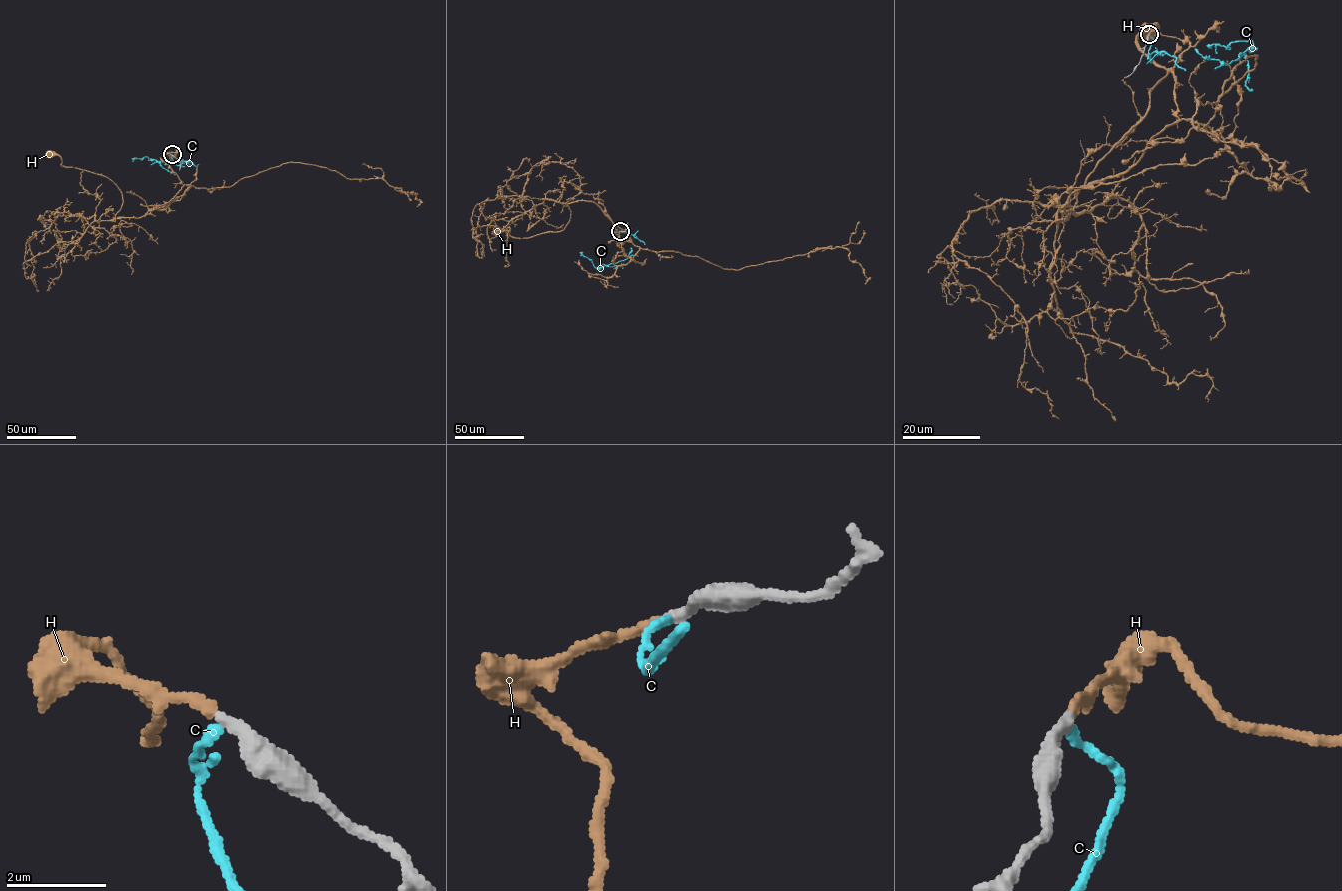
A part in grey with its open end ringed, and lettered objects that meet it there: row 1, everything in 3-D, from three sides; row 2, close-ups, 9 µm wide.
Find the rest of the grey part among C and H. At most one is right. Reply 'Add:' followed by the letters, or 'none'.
Add: H

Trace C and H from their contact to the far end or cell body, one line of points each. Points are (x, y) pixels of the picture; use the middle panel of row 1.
C: (620, 231), (634, 238), (626, 259), (596, 268), (579, 252)
H: (620, 231), (618, 245), (631, 241), (587, 201), (563, 204), (571, 217), (559, 231), (498, 231)

